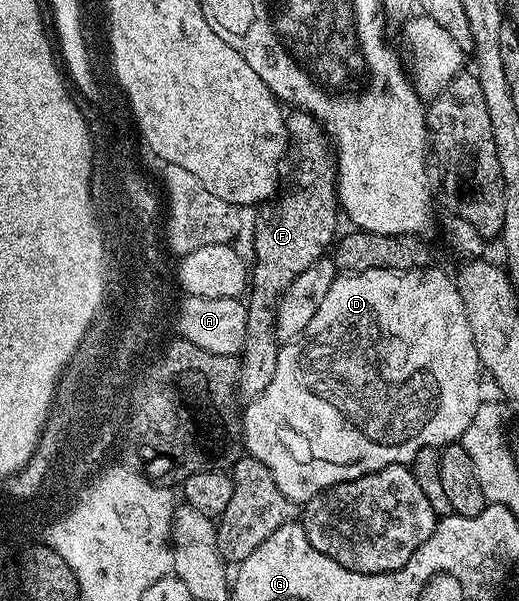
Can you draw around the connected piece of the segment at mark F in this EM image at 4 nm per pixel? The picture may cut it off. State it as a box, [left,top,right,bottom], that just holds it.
[238,111,338,398]

